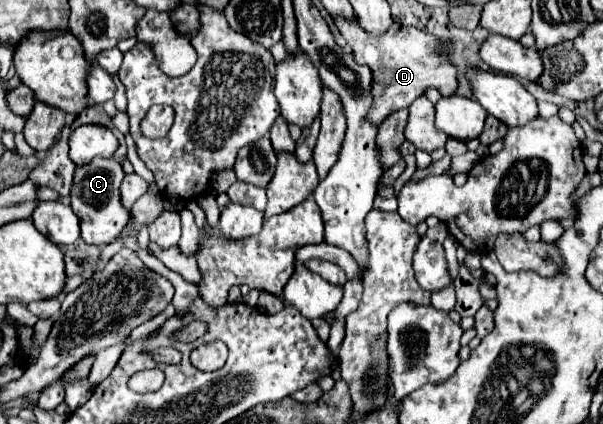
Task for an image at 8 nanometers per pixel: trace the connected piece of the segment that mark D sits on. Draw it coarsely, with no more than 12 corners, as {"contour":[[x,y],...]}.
{"contour":[[335,18],[357,64],[373,72],[365,120],[381,126],[427,88],[457,94],[445,42],[393,24],[371,38]]}

